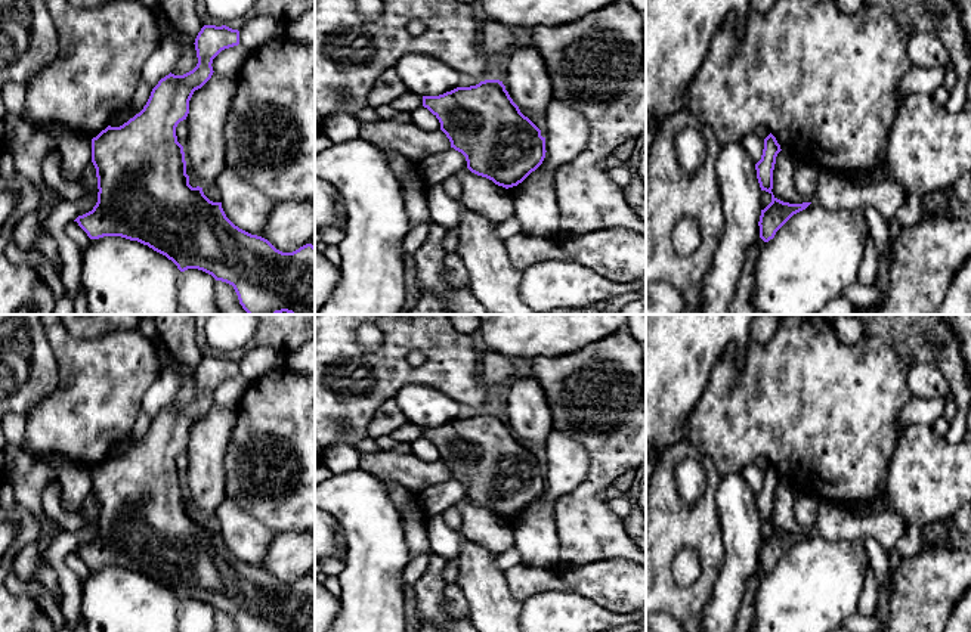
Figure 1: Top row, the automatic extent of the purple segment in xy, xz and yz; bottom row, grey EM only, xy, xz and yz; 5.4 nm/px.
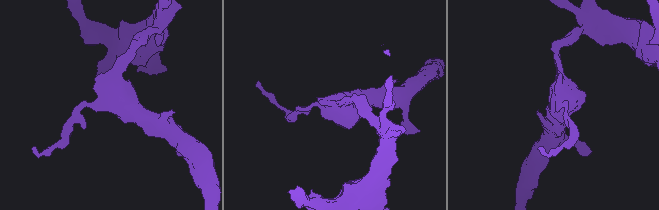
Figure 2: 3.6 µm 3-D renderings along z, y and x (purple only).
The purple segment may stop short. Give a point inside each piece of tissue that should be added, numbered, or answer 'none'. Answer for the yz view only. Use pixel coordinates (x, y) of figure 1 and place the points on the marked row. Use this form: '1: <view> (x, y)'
none

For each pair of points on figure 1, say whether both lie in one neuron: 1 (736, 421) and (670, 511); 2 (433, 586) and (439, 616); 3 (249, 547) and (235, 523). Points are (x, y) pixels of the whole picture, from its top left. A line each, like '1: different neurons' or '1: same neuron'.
1: different neurons
2: same neuron
3: same neuron

